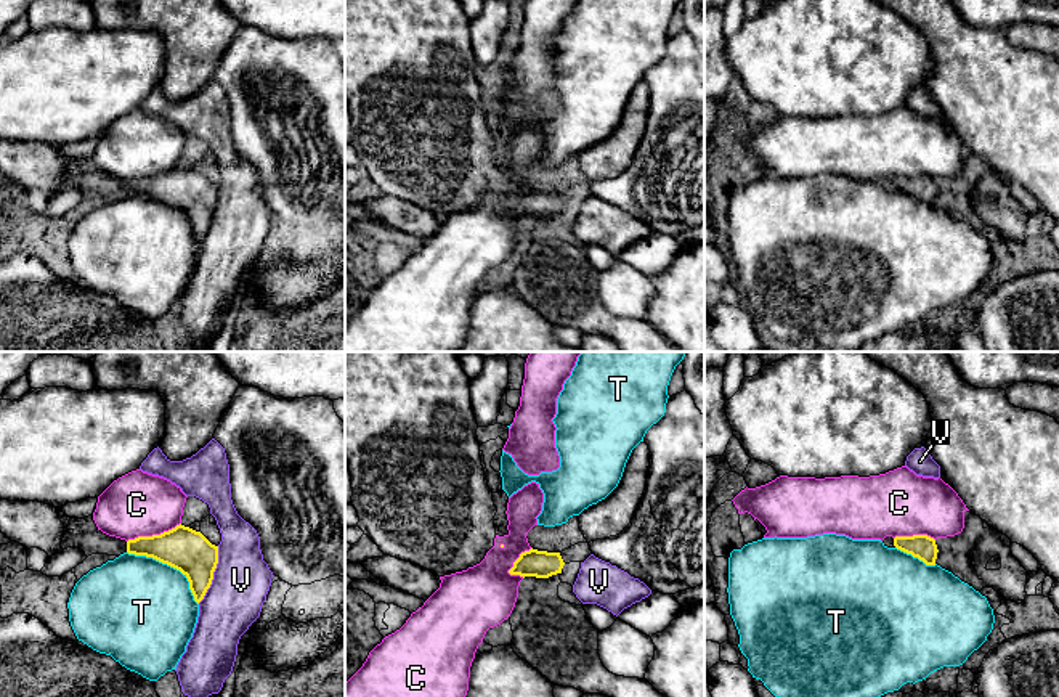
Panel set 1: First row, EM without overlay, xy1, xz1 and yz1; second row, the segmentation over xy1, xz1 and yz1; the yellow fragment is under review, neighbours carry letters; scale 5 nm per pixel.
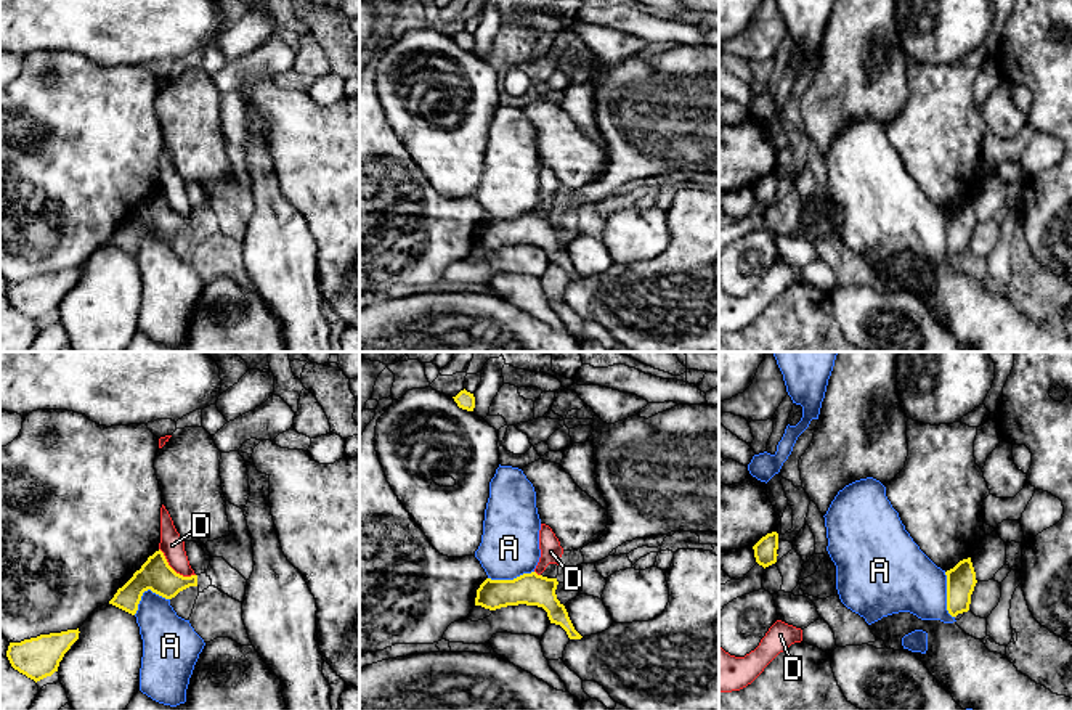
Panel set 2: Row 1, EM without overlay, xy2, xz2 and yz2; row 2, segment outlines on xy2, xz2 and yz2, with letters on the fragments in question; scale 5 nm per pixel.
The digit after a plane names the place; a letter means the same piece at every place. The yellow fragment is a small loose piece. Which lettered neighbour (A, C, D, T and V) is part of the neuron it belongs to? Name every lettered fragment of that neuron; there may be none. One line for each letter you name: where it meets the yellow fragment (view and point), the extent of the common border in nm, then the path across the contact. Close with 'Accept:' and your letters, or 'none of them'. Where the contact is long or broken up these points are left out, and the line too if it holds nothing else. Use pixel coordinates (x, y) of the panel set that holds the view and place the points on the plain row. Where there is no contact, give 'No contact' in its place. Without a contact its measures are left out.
Accept: none of them

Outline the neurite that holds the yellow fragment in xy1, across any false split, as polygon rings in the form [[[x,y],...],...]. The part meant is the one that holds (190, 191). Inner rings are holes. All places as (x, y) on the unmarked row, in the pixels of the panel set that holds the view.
[[[61,148],[56,149],[64,164],[63,190],[79,188],[87,198],[91,194],[120,196],[124,193],[152,198],[180,210],[188,218],[197,244],[212,225],[218,204],[218,186],[212,185],[201,172],[180,164],[160,175],[125,181],[103,173],[93,156],[71,159]]]

